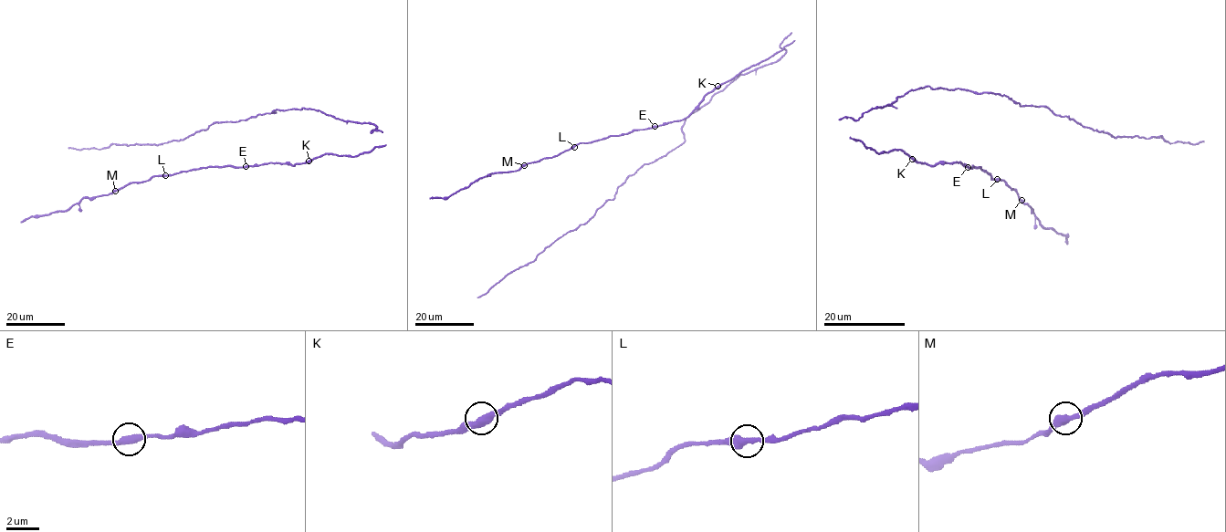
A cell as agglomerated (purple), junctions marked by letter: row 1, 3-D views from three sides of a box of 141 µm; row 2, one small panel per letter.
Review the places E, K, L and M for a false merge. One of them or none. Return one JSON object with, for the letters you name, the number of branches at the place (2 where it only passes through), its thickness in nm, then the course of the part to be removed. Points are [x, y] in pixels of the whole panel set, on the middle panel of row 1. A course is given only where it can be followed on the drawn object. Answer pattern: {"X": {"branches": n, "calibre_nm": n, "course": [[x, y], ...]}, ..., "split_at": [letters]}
{"split_at": []}

